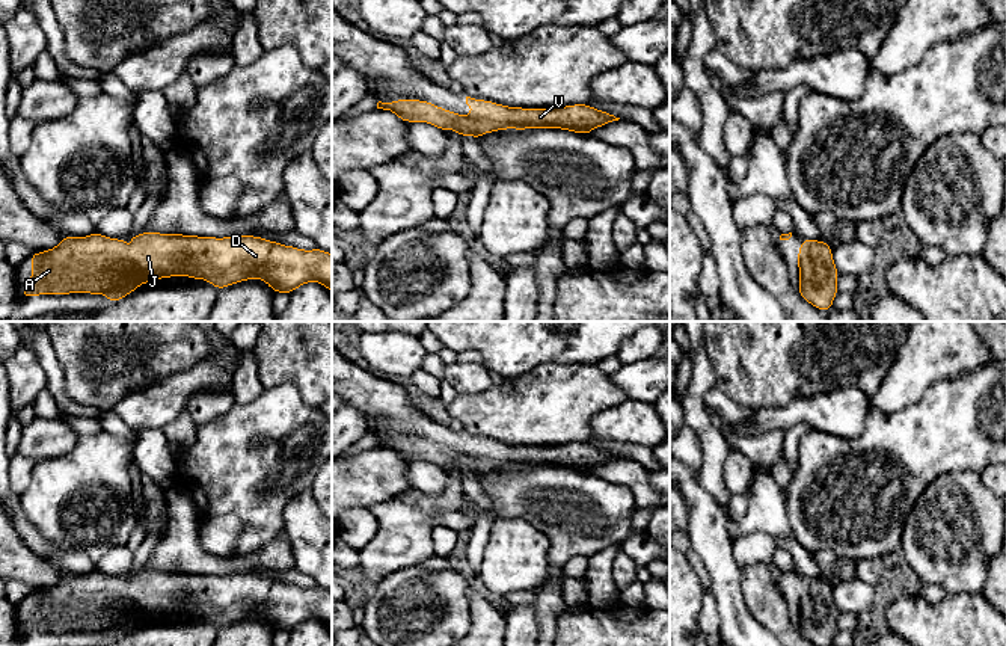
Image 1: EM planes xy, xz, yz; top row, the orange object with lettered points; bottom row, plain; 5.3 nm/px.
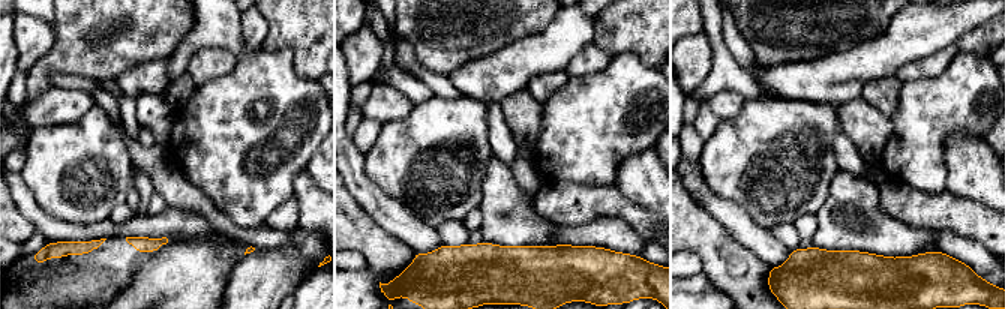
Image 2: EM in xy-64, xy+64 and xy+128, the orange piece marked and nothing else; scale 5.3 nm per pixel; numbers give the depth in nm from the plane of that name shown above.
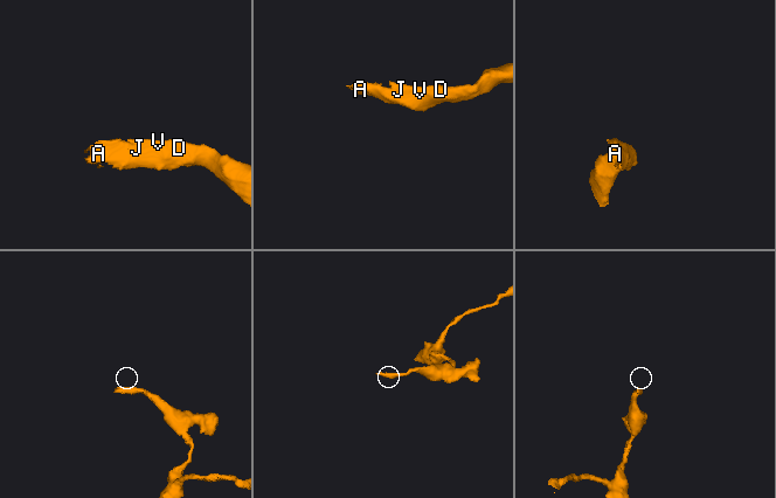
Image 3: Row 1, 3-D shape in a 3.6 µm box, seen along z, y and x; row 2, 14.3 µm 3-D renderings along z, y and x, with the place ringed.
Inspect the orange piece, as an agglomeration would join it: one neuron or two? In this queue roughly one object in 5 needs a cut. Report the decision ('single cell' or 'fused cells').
single cell

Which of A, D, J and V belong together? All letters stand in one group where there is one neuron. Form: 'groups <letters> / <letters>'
groups A D J V

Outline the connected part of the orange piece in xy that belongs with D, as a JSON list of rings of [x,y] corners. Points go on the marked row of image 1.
[[[95,231],[86,237],[65,235],[56,248],[29,254],[32,278],[20,296],[89,293],[106,294],[107,303],[113,303],[137,290],[143,282],[172,276],[205,279],[216,290],[246,279],[264,279],[275,293],[288,294],[306,282],[320,282],[332,293],[332,254],[320,248],[305,251],[256,235],[217,238],[152,231],[131,234],[128,240],[134,243],[133,251],[127,248],[125,240],[110,238]]]

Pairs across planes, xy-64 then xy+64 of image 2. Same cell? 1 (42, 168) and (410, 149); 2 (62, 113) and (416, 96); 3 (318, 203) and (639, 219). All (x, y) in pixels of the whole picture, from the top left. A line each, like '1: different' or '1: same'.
1: same
2: different
3: different

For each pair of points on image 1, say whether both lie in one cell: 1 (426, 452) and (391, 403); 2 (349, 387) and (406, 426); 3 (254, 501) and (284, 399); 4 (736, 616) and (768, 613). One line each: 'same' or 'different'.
1: same
2: same
3: same
4: different

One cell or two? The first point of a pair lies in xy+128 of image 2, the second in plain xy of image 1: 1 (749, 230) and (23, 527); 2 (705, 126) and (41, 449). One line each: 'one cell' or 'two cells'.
1: one cell
2: two cells

